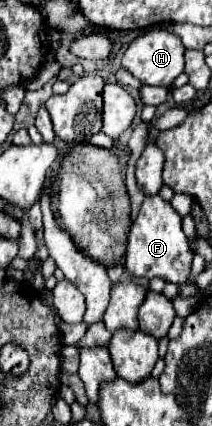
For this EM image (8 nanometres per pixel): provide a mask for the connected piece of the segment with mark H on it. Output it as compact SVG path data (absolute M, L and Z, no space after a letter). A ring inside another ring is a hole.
M152 28L142 36L138 36L134 42L130 42L128 50L122 56L122 68L126 68L132 76L136 76L142 84L170 88L172 82L184 72L184 52L186 50L182 42L178 42L174 34L160 28Z

